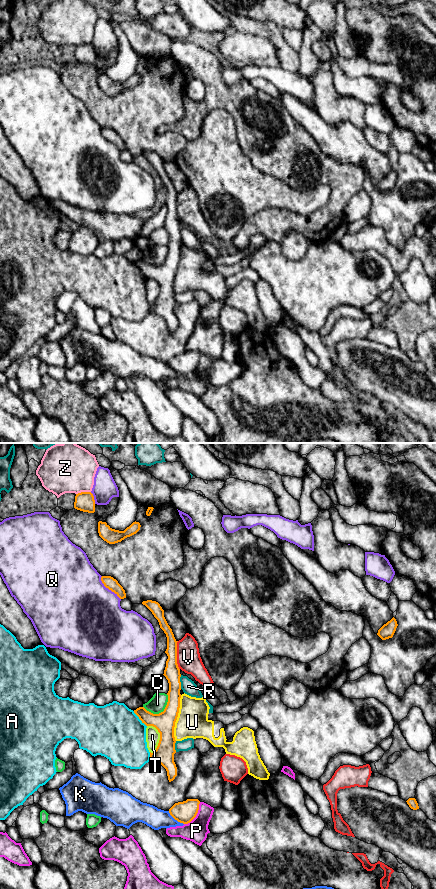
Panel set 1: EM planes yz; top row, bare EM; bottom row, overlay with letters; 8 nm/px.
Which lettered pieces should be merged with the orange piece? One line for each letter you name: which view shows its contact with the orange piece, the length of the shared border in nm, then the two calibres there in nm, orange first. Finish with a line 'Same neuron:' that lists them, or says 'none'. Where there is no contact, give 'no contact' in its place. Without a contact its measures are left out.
Same neuron: none

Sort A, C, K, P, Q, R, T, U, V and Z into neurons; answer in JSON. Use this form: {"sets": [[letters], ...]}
{"sets": [["A"], ["C"], ["K"], ["P"], ["Q"], ["R"], ["T"], ["U"], ["V"], ["Z"]]}

